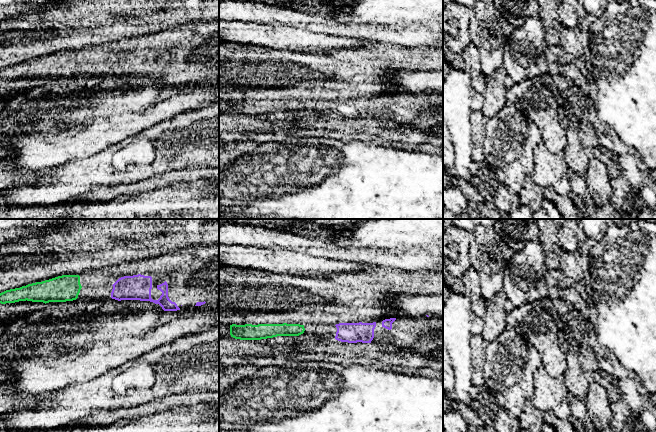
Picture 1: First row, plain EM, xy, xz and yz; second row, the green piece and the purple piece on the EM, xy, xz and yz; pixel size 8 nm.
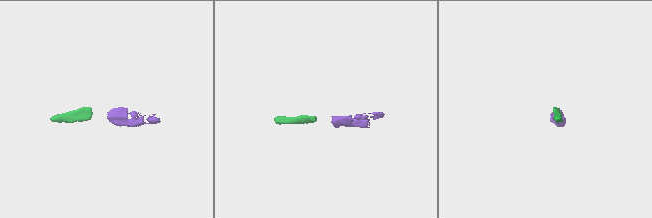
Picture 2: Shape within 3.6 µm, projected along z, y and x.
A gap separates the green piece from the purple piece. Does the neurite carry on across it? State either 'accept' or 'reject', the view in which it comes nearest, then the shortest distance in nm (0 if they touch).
accept | xy | 240 nm

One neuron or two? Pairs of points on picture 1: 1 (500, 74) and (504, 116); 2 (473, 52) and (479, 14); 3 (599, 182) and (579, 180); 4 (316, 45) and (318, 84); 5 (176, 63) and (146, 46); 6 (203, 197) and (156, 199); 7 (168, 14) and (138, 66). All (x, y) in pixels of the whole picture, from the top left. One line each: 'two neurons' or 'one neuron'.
1: two neurons
2: two neurons
3: two neurons
4: two neurons
5: one neuron
6: one neuron
7: two neurons

